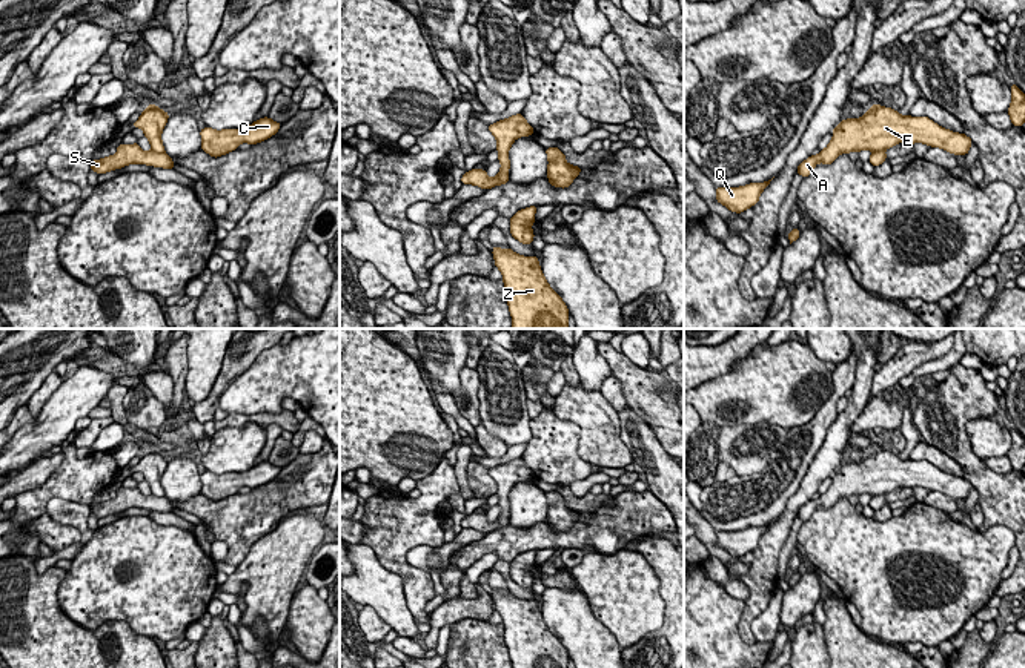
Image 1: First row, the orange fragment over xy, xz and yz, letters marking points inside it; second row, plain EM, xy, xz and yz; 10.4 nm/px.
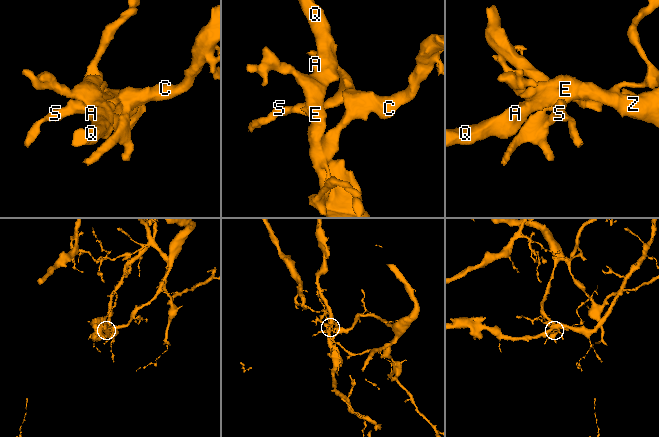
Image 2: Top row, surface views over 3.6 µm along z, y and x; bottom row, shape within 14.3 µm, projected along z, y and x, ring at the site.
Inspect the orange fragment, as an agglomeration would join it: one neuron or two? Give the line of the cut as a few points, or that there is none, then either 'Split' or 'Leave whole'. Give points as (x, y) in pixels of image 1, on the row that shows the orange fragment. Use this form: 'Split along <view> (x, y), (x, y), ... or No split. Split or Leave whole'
Split along xy (152, 149), (163, 152). Split

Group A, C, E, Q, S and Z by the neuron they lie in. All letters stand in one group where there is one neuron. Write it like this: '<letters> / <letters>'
A E Q Z / C S

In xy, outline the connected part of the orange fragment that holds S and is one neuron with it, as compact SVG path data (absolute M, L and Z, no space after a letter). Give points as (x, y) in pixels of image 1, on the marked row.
M121 143L117 147L115 155L109 155L101 160L91 161L91 170L95 170L98 175L106 174L114 169L121 169L128 164L148 164L155 167L174 169L175 163L166 152L144 152L138 143L124 144Z

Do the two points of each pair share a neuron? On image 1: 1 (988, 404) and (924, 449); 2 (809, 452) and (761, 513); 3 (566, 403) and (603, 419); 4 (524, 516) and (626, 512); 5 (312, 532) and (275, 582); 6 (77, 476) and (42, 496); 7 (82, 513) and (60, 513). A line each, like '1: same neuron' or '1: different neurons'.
1: different neurons
2: same neuron
3: same neuron
4: different neurons
5: same neuron
6: same neuron
7: same neuron

